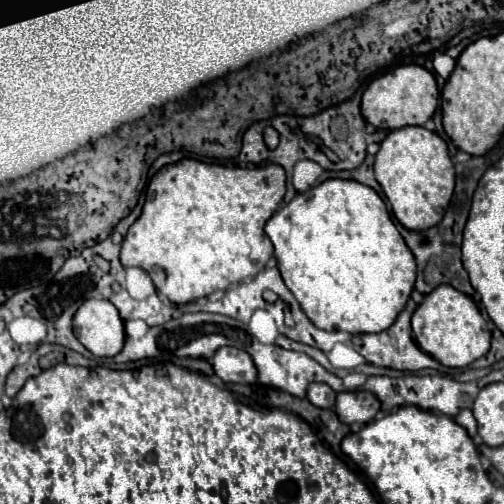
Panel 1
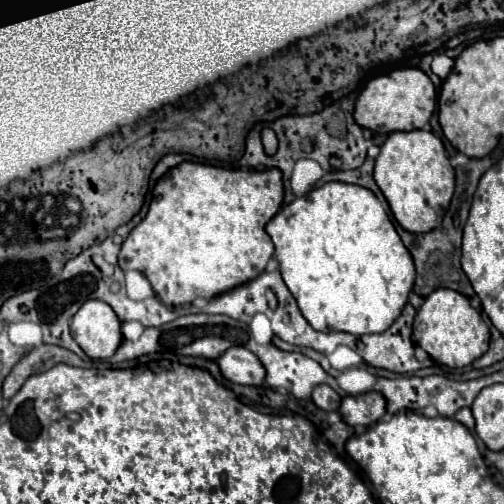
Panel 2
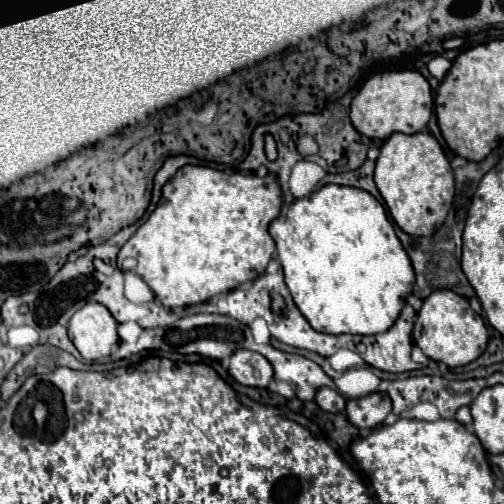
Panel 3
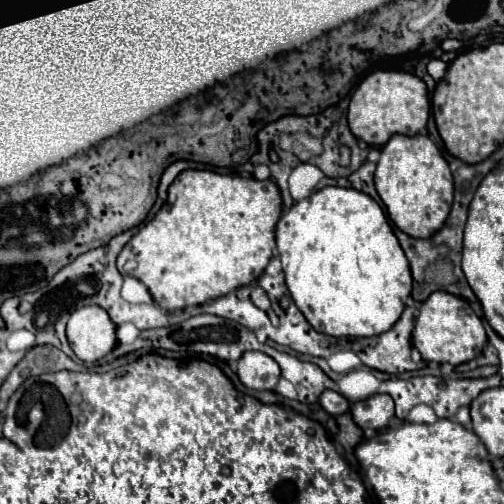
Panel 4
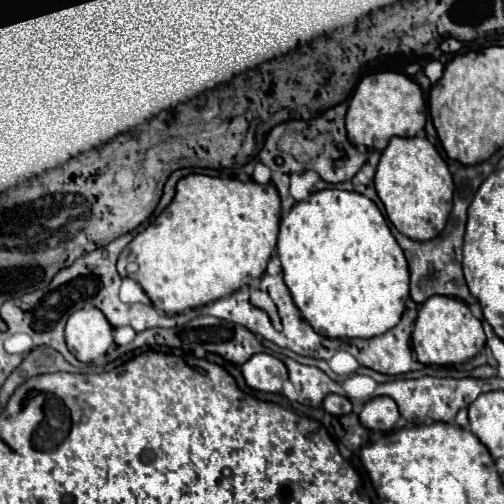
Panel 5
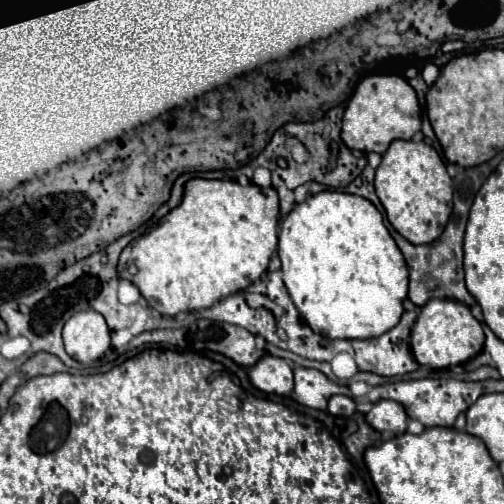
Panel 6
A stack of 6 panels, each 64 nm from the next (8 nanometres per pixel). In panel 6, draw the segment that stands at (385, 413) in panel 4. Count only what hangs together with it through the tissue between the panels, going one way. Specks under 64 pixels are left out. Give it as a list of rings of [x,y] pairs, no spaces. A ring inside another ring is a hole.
[[[380,400],[374,404],[374,408],[366,414],[368,424],[378,430],[378,432],[388,432],[388,434],[404,434],[408,426],[408,414],[400,404],[394,400]]]

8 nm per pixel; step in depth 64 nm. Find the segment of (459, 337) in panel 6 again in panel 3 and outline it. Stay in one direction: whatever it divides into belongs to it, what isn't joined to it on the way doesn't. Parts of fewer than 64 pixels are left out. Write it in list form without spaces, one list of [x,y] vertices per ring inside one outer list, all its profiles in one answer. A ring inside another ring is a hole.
[[[436,290],[428,296],[414,322],[414,342],[432,360],[448,366],[464,366],[476,360],[488,344],[488,328],[484,320],[470,308],[468,300],[452,290]]]

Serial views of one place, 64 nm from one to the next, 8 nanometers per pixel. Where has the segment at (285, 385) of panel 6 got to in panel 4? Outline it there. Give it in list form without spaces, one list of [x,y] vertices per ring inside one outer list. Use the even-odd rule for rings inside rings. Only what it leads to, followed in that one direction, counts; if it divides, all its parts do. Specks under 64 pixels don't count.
[[[246,352],[238,360],[238,376],[246,388],[274,390],[280,376],[280,366],[264,352]]]

